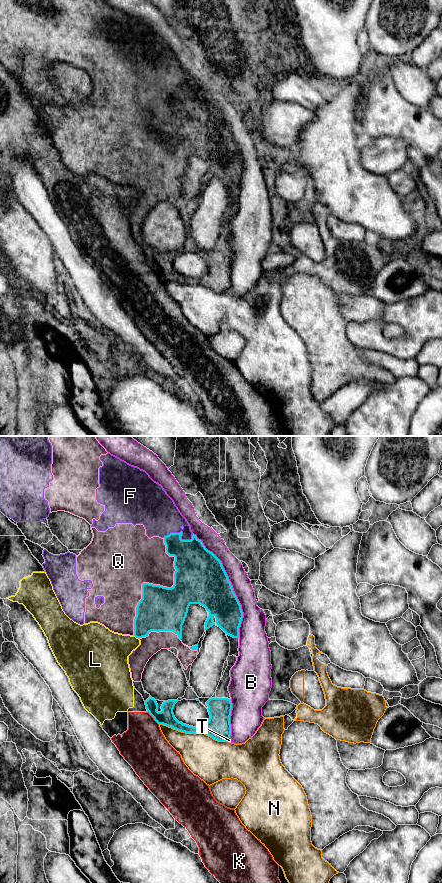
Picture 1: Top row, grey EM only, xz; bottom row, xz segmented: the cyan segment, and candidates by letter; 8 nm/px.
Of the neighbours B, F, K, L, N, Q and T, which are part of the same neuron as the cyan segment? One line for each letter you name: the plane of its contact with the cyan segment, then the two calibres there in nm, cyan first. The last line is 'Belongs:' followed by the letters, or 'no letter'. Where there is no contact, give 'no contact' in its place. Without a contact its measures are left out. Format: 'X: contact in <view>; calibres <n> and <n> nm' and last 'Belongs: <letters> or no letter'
F: contact in xz; calibres 300 and 300 nm
Q: contact in xz; calibres 360 and 380 nm
Belongs: F, Q

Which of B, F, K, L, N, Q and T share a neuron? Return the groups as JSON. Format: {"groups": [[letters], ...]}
{"groups": [["B", "T"], ["F", "Q"], ["K", "L"], ["N"]]}

